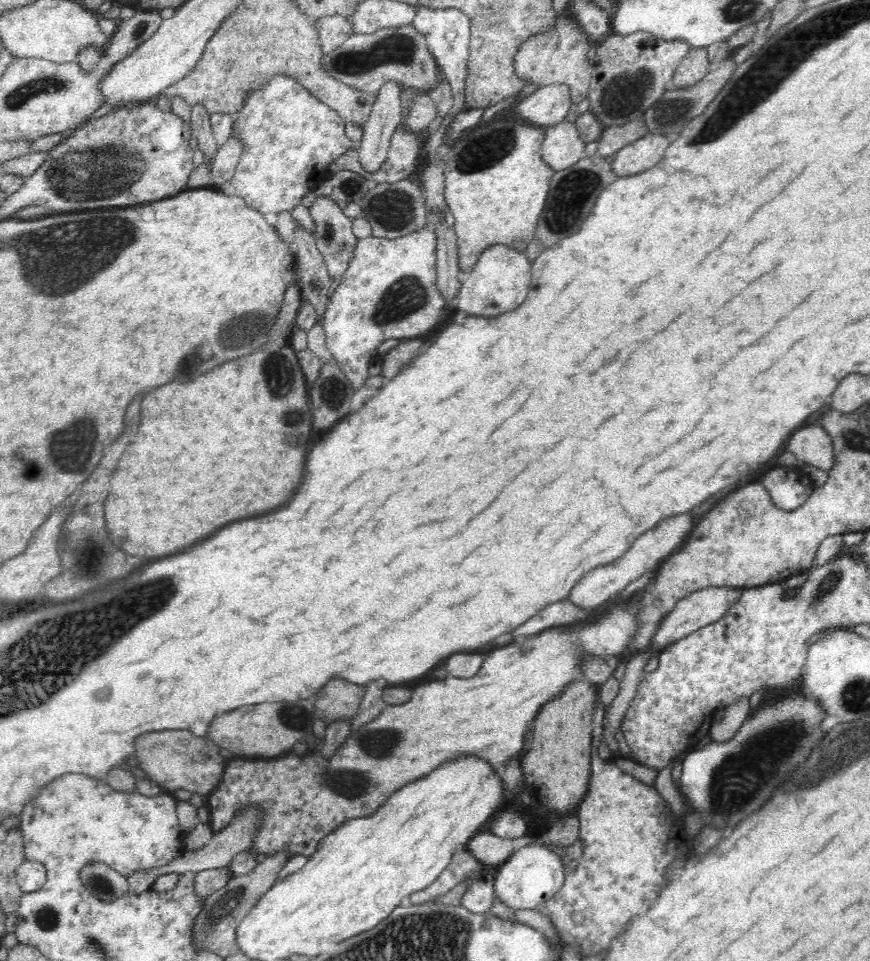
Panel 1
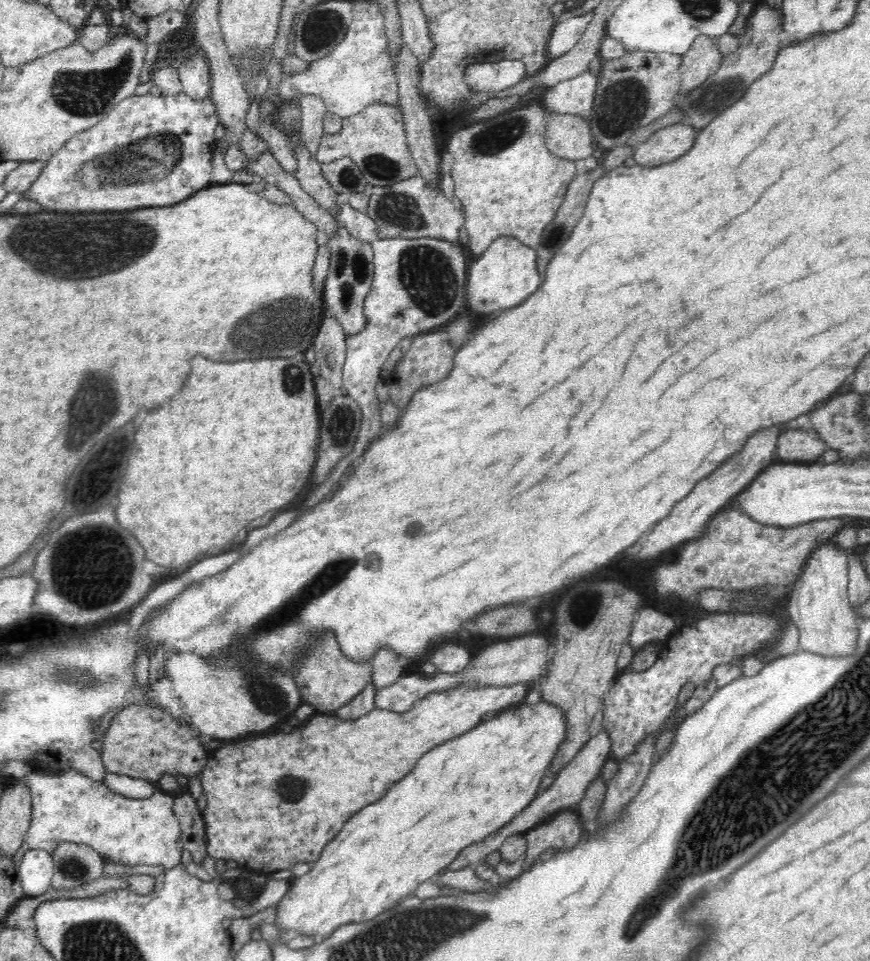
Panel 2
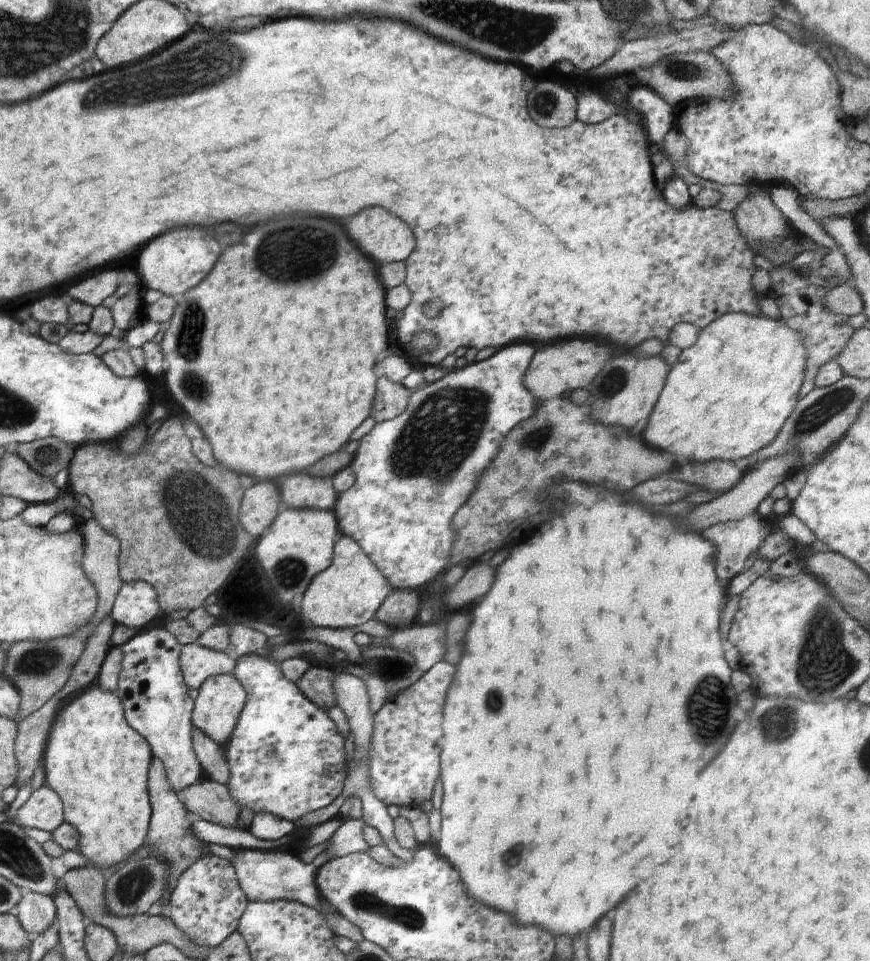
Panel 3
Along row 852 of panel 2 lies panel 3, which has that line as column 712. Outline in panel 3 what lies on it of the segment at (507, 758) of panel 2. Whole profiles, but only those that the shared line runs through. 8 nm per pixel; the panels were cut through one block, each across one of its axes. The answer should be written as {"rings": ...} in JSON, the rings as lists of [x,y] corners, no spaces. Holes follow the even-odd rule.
{"rings":[[[735,312],[723,314],[719,319],[708,324],[707,327],[701,328],[697,340],[692,346],[681,350],[678,361],[669,370],[666,384],[659,394],[654,410],[646,422],[642,424],[639,434],[646,444],[651,447],[676,454],[674,459],[677,464],[687,463],[688,461],[706,462],[710,459],[724,459],[734,462],[738,458],[748,458],[776,438],[778,431],[782,428],[802,395],[801,386],[806,379],[806,367],[807,336],[802,331],[790,328],[782,318],[774,319],[762,313],[758,315]]]}

